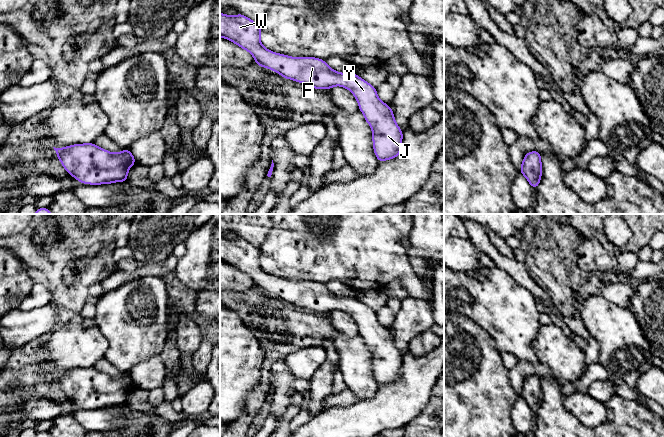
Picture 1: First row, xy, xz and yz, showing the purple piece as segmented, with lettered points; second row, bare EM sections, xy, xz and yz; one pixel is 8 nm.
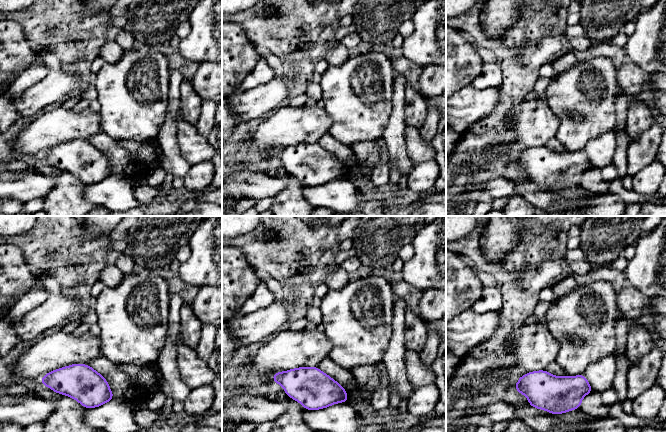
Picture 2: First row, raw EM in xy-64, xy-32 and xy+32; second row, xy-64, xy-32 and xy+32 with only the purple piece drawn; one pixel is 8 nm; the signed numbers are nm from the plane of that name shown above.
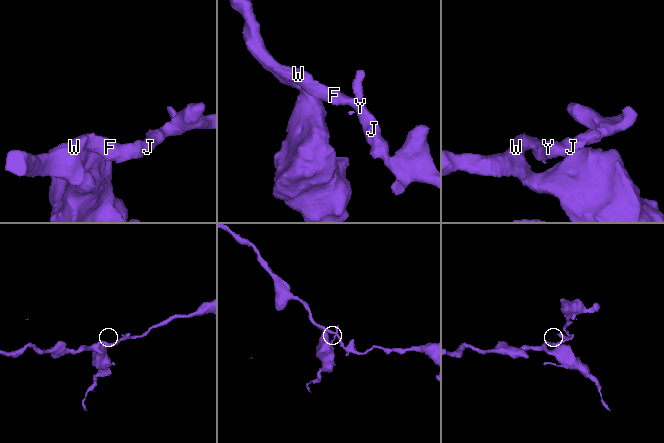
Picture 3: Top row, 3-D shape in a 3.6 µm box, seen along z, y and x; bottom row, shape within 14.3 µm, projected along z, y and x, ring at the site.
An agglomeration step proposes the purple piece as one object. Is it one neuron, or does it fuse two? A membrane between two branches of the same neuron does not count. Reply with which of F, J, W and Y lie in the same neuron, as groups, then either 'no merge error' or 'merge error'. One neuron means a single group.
groups F J W Y; no merge error

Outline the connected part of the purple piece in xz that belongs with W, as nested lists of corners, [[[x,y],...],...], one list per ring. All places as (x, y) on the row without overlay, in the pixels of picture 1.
[[[220,237],[220,261],[250,276],[257,290],[271,293],[285,303],[308,308],[317,314],[339,309],[350,314],[372,352],[377,384],[386,385],[401,378],[403,356],[395,345],[391,331],[379,323],[374,310],[357,298],[337,296],[320,282],[290,281],[268,274],[260,266],[260,248],[240,237],[236,240]]]

